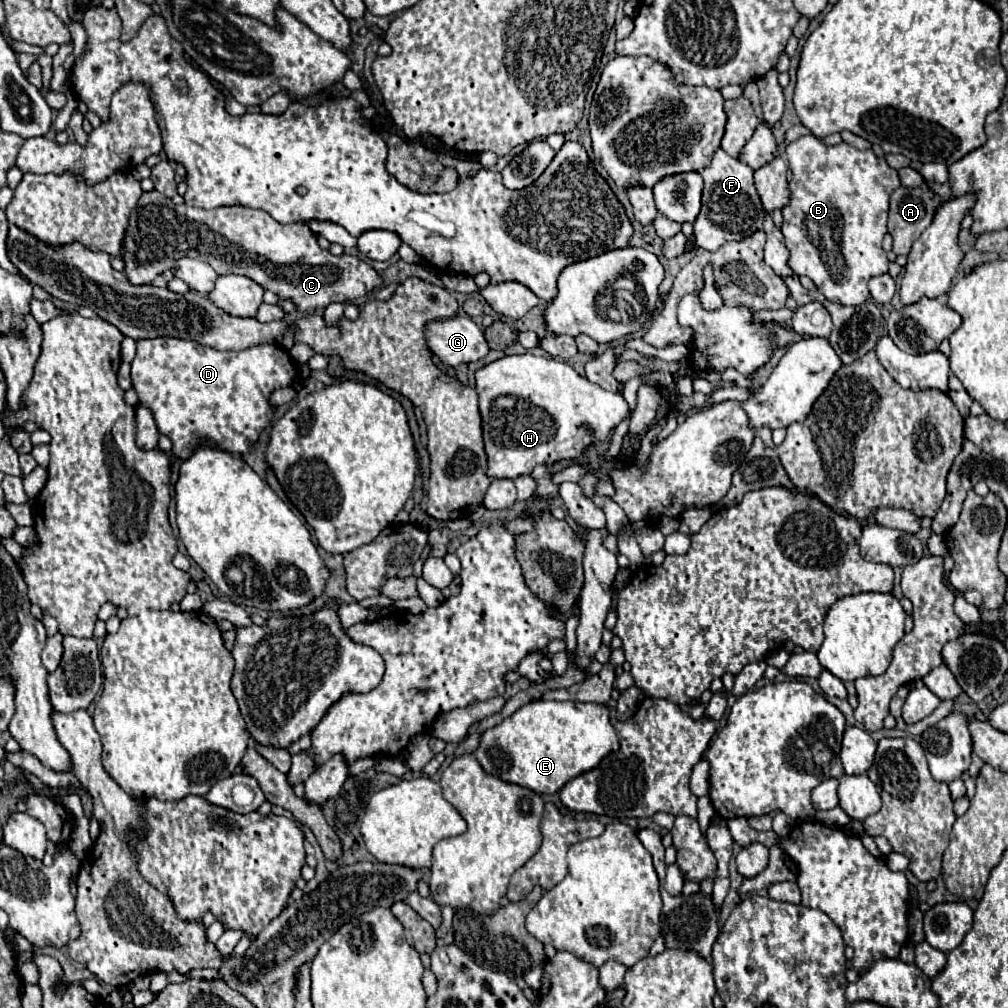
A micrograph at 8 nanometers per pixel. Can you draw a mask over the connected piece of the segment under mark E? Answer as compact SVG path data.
M532 701L500 725L484 731L476 757L494 777L534 789L536 793L558 793L566 781L596 769L604 757L618 749L620 741L610 723L610 709L606 705Z

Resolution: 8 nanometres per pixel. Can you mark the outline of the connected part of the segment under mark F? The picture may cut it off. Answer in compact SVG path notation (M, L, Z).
M722 149L714 153L714 161L710 167L702 171L704 177L704 193L702 193L702 211L694 221L694 239L696 245L706 251L716 251L728 241L740 241L762 229L764 223L764 207L754 187L752 169L738 159L730 157Z

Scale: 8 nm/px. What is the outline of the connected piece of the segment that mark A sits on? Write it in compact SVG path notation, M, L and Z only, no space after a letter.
M898 187L890 197L888 233L894 239L894 253L908 255L912 243L932 223L938 205L926 187Z

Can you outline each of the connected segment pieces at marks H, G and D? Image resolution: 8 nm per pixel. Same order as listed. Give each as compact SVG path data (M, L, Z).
M532 353L502 357L476 371L476 391L480 395L484 449L488 457L486 475L490 479L516 479L520 475L532 475L536 465L554 465L562 459L578 459L590 445L606 443L612 431L632 415L622 393L602 389L578 375L564 361L536 357Z
M462 315L426 325L426 339L430 351L450 367L476 363L490 351L484 331L470 317Z
M156 337L138 341L136 347L138 351L132 361L132 387L136 389L140 403L154 413L158 431L172 439L172 453L182 461L192 457L200 447L222 449L236 455L250 451L260 431L272 419L274 409L268 405L270 393L292 385L298 375L290 355L278 349L278 345L258 345L244 351L218 351L194 341Z

